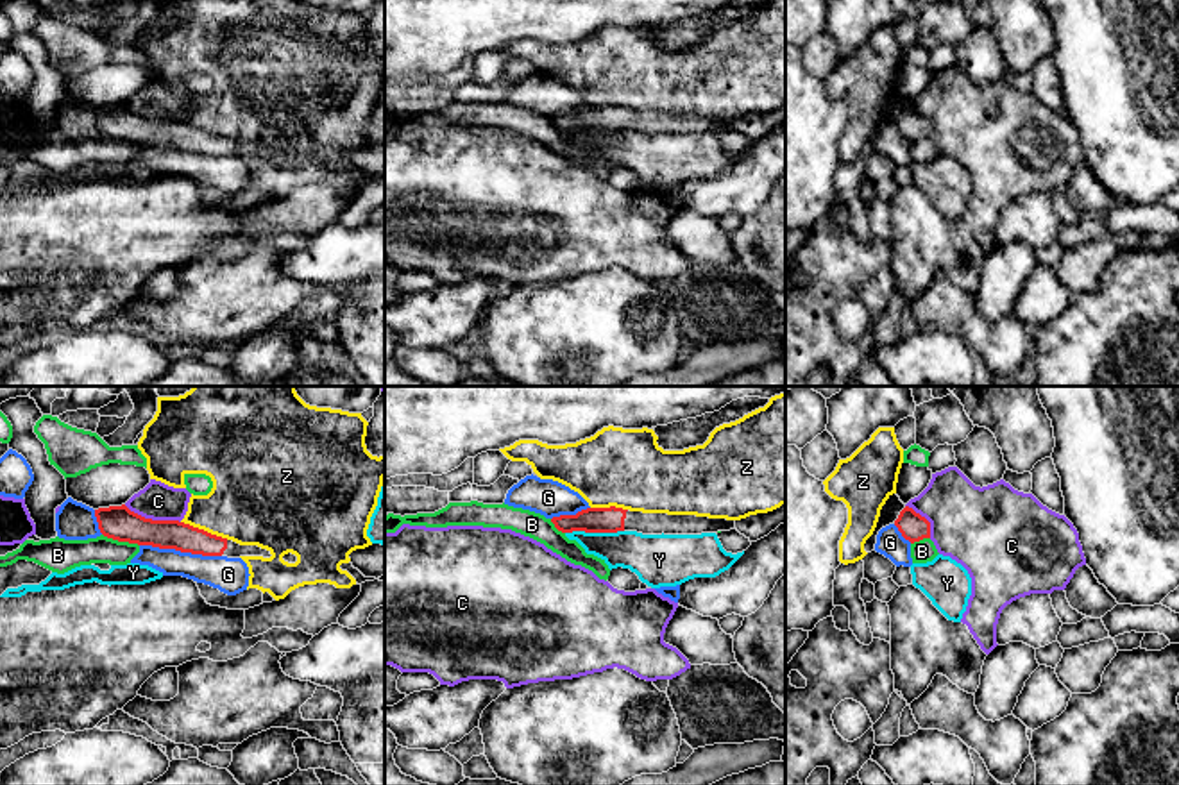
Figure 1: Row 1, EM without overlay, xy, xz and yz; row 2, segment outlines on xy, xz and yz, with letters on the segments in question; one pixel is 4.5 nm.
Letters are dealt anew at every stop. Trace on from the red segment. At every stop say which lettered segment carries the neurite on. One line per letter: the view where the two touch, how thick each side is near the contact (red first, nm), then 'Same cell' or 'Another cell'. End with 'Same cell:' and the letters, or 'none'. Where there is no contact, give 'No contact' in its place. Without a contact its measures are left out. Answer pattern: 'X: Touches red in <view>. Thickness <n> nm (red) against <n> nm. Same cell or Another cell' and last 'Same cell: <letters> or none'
B: Touches red in xy. Thickness 160 nm (red) against 140 nm. Another cell
C: Touches red in xy. Thickness 160 nm (red) against 170 nm. Another cell
G: Touches red in xy. Thickness 140 nm (red) against 160 nm. Another cell
Y: Touches red in xz. Thickness 110 nm (red) against 190 nm. Another cell
Z: Touches red in xy. Thickness 130 nm (red) against 380 nm. Another cell
Same cell: none

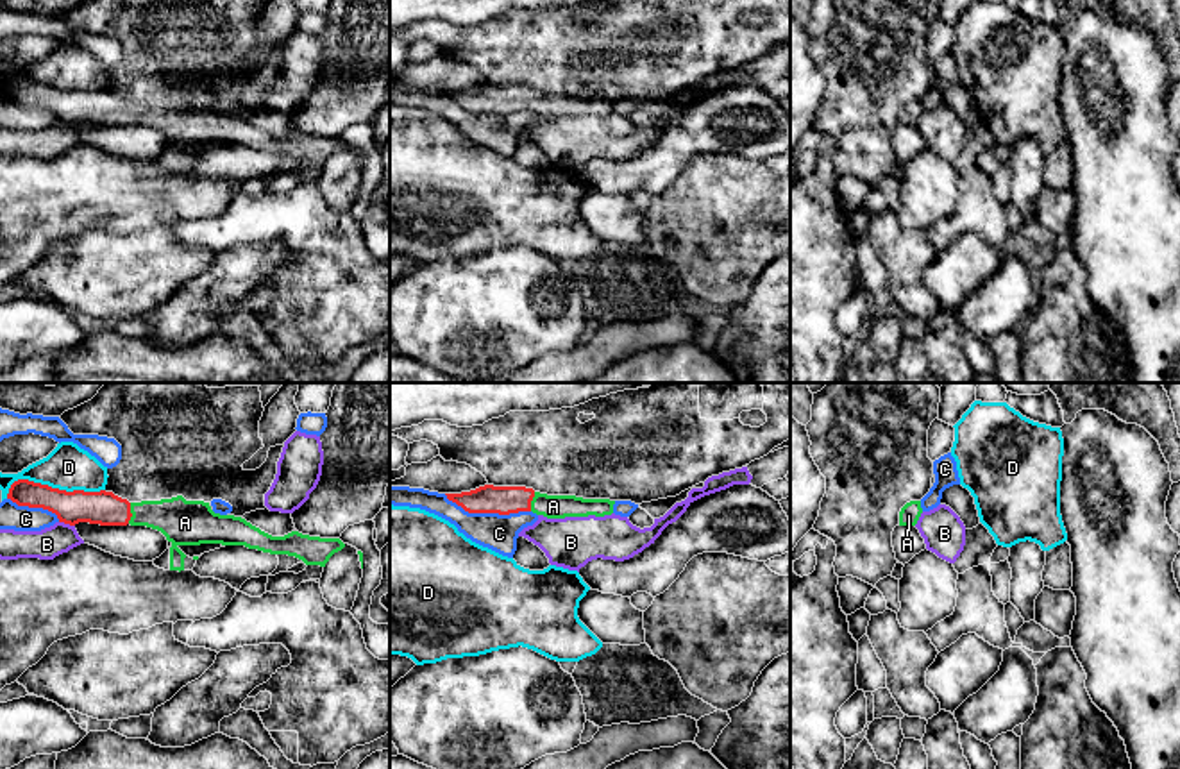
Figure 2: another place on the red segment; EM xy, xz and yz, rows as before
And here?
A: Touches red in xy. Thickness 150 nm (red) against 200 nm. Same cell
B: Touches red in xy. Thickness 150 nm (red) against 140 nm. Another cell
C: Touches red in xz. Thickness 130 nm (red) against 160 nm. Another cell
D: Touches red in xy. Thickness 150 nm (red) against 200 nm. Another cell
Same cell: A

